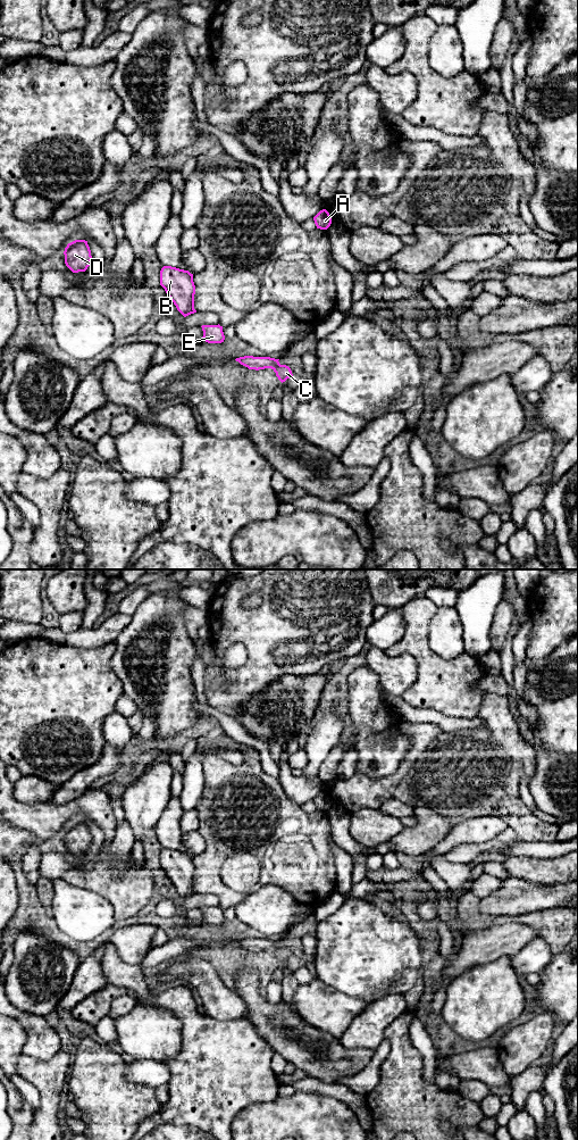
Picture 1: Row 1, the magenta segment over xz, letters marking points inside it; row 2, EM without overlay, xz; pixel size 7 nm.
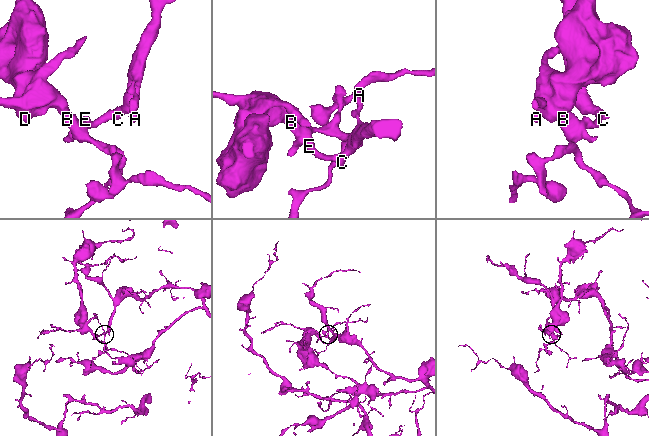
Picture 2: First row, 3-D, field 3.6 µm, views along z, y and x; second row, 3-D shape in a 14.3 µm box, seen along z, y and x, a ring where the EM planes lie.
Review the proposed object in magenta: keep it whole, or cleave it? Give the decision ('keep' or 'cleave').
keep

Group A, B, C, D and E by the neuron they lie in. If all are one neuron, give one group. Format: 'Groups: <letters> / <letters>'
Groups: A B C D E

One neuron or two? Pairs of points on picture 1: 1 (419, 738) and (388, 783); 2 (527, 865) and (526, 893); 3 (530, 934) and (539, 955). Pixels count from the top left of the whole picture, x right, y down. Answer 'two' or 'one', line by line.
1: one
2: two
3: two

